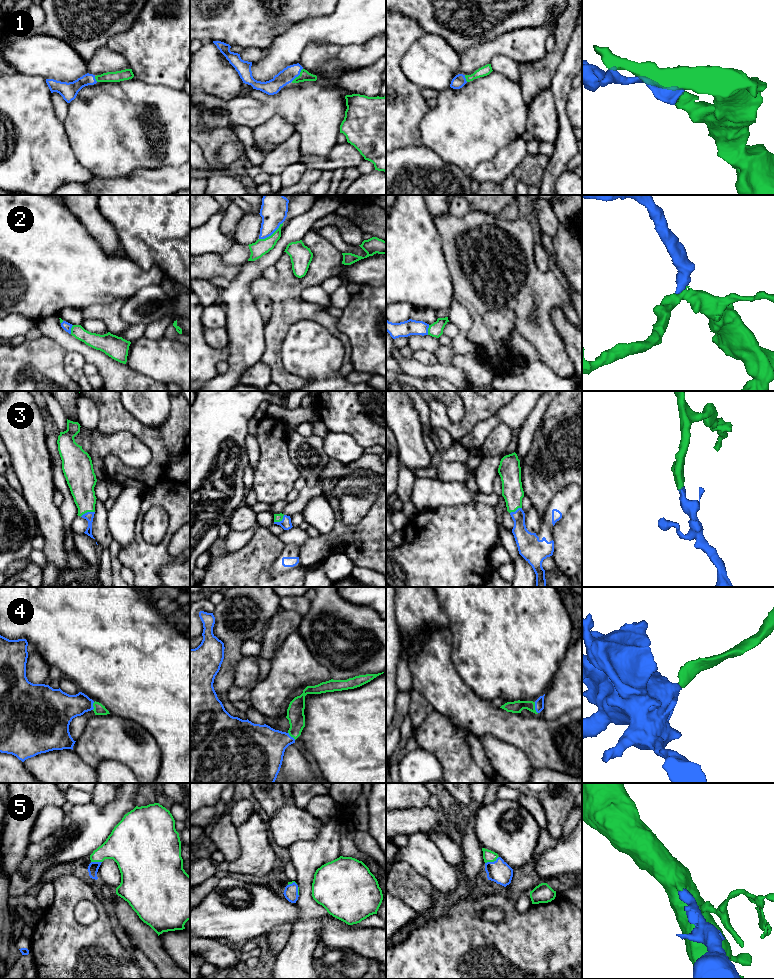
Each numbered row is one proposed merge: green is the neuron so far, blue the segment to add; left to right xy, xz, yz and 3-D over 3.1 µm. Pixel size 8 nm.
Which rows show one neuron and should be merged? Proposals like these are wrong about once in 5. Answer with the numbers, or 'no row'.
1, 2, 3, 4, 5

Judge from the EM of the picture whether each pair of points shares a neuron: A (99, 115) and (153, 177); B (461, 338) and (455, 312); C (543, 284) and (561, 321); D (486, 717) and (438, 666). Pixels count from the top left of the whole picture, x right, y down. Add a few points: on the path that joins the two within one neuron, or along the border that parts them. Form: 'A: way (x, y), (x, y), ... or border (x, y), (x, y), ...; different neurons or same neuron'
A: border (168, 165), (154, 168), (136, 168), (123, 176); different neurons
B: way (462, 332), (461, 318); same neuron
C: border (554, 306), (550, 311), (550, 320), (557, 330); different neurons
D: way (473, 707), (445, 679); same neuron

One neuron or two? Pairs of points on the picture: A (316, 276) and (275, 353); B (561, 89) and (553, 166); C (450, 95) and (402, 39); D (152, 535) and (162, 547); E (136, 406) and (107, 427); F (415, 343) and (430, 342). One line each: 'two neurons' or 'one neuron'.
A: one neuron
B: one neuron
C: two neurons
D: two neurons
E: two neurons
F: one neuron

